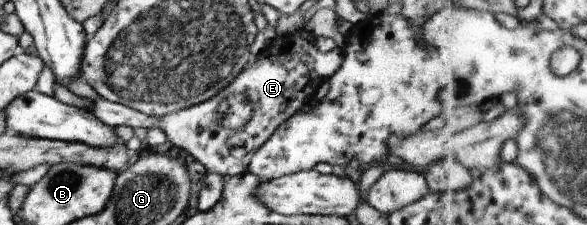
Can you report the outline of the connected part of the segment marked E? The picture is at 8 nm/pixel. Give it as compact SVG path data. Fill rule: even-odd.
M301 30L293 34L285 34L285 38L274 37L270 44L263 50L263 52L256 57L253 57L248 62L246 67L228 84L224 91L221 91L215 98L210 101L203 101L198 105L187 107L169 114L164 117L155 118L145 116L143 113L123 106L121 103L114 103L101 97L91 100L91 108L88 110L99 122L105 126L116 127L119 124L125 124L131 128L146 128L157 127L160 128L166 136L166 140L171 142L173 146L185 150L187 154L191 154L201 166L205 168L207 173L215 173L219 176L223 174L236 175L245 172L248 162L253 156L253 152L257 150L272 134L275 129L285 122L290 116L300 110L302 104L307 103L314 98L315 91L323 80L327 80L330 76L340 68L342 63L342 52L335 47L329 52L322 53L315 48L315 36L308 31ZM237 134L239 142L243 142L241 136L249 136L251 148L241 156L235 158L229 152L229 138Z

